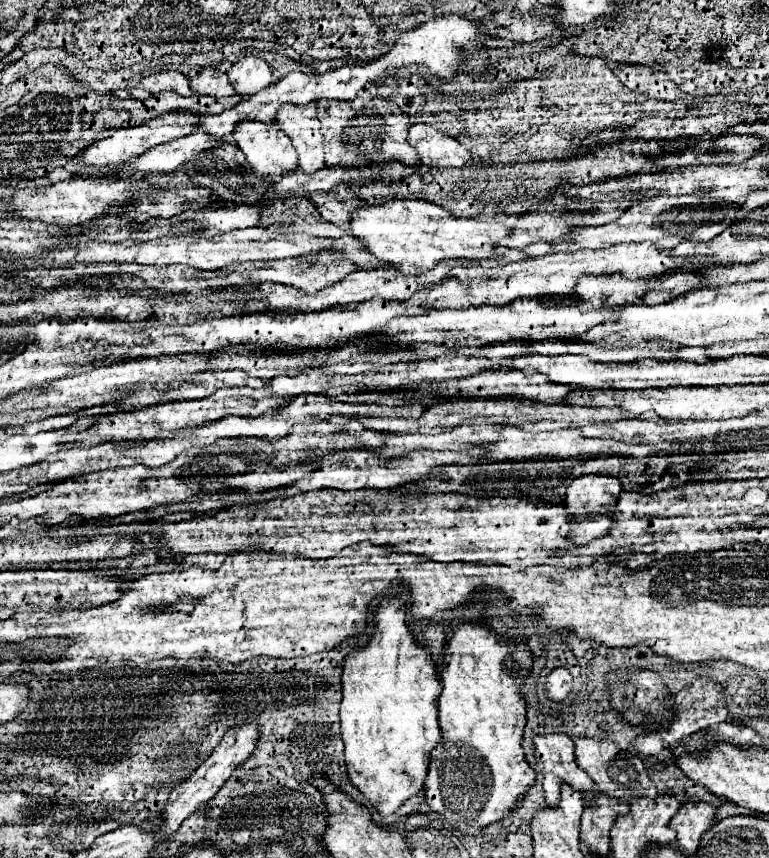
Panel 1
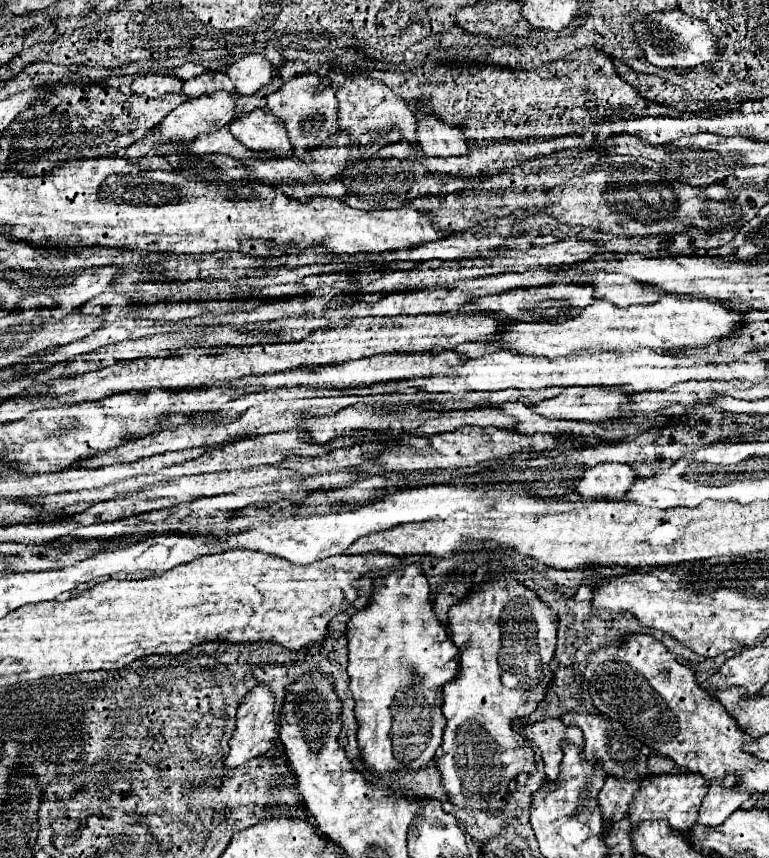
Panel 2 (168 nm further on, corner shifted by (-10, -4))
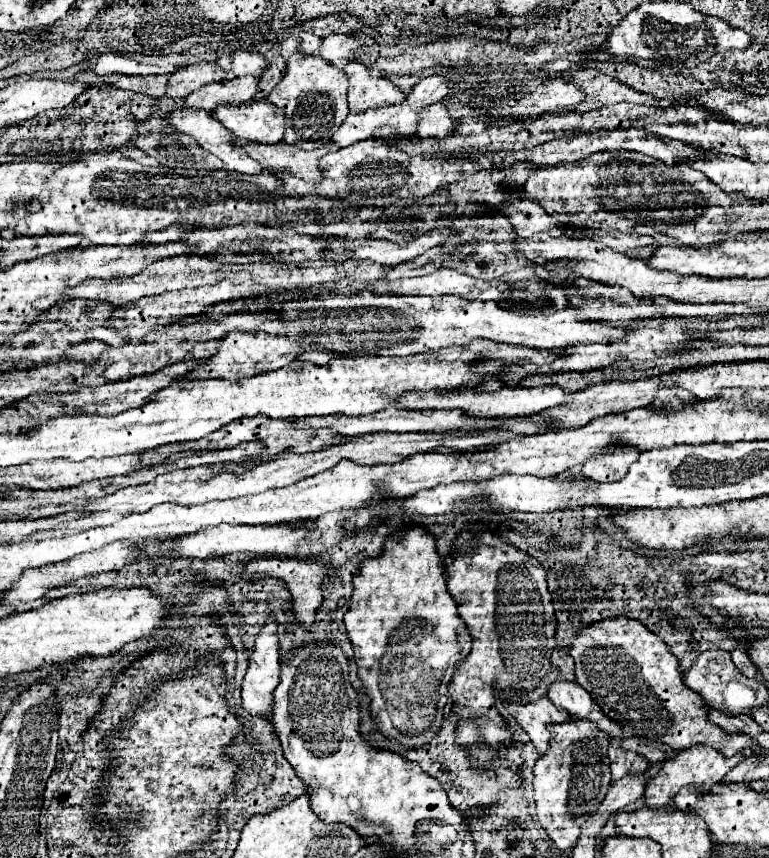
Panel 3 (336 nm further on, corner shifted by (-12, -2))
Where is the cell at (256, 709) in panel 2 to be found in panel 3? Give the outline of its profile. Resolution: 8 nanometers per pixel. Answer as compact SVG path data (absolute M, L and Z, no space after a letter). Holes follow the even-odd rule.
M268 619L254 643L254 653L242 683L242 709L252 717L272 717L272 693L280 681L276 621Z

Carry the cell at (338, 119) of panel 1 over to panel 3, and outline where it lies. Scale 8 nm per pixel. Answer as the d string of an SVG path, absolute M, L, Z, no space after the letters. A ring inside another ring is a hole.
M351 60L343 70L348 79L348 107L352 113L362 113L390 103L402 103L406 95L388 79Z

